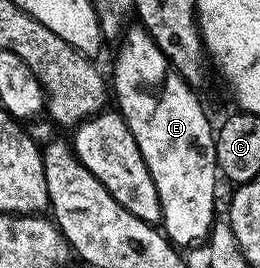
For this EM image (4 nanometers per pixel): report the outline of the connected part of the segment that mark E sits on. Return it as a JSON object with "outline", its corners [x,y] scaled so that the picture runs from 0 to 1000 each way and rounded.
{"outline":[[[546,93],[492,97],[469,157],[454,160],[442,201],[442,250],[419,261],[419,306],[435,325],[435,381],[446,381],[450,422],[481,448],[496,493],[512,493],[512,522],[527,522],[527,552],[542,552],[542,582],[558,597],[558,627],[588,657],[588,687],[604,687],[604,731],[619,746],[619,854],[642,877],[642,899],[677,922],[708,925],[765,888],[792,892],[808,869],[827,802],[827,485],[819,455],[796,444],[781,396],[738,321],[715,306],[677,261],[642,235],[635,194],[604,179],[588,134],[550,108]]]}

